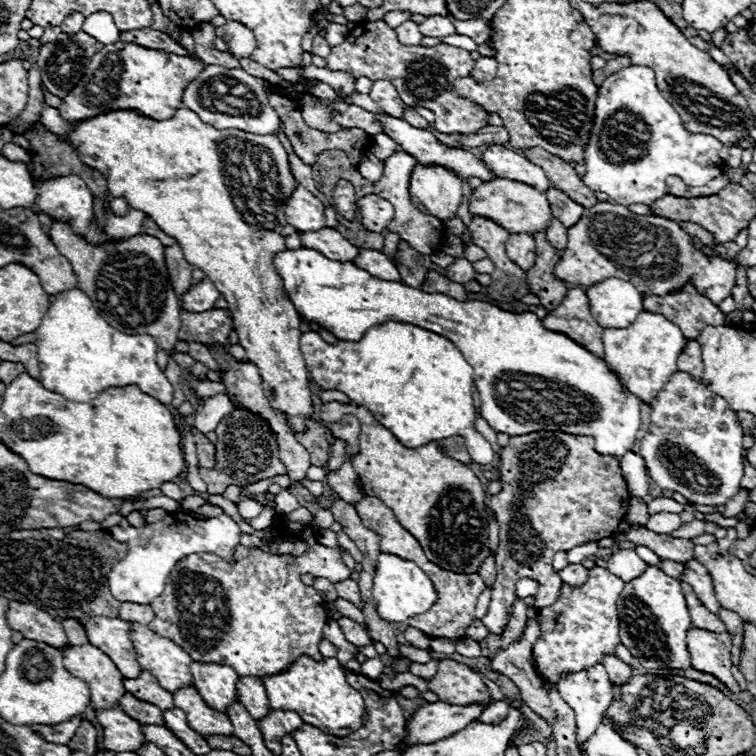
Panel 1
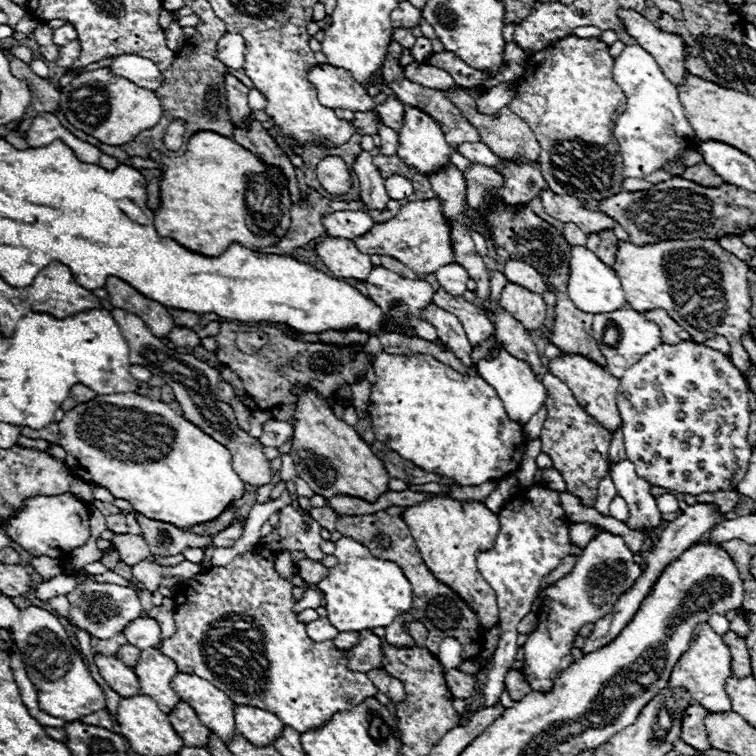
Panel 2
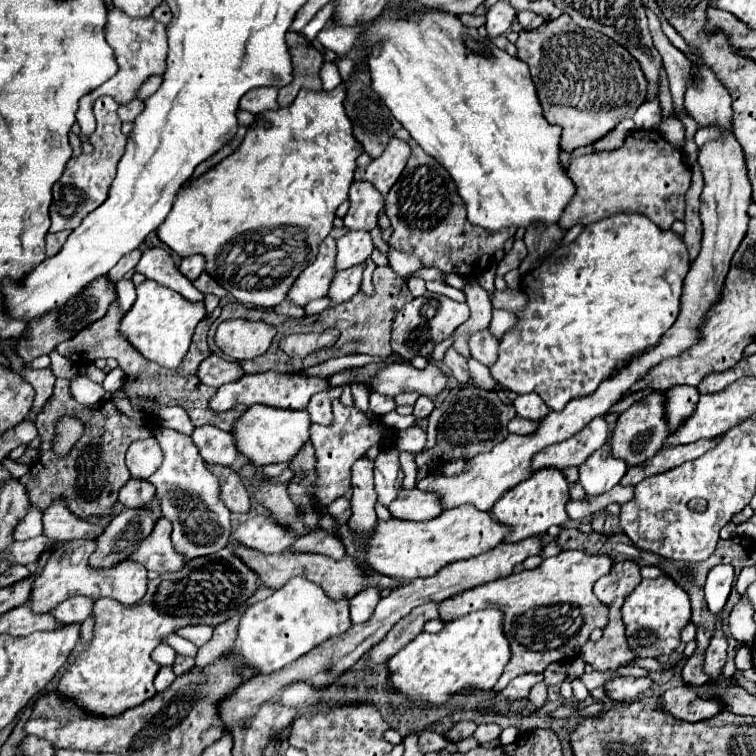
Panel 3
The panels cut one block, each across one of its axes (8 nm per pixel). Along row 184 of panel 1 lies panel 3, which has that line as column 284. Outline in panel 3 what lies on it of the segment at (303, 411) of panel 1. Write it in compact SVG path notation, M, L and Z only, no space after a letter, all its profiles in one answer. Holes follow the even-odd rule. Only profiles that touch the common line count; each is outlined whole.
M340 84L334 92L302 90L292 106L268 110L248 126L240 148L210 168L196 180L188 180L176 194L172 210L164 224L156 228L160 242L164 242L180 258L202 254L206 268L218 284L226 288L238 302L254 304L258 308L278 306L294 280L312 260L316 260L318 244L330 234L336 208L348 198L356 158L362 154L352 136L352 122L344 112L346 86ZM276 228L298 228L300 232L268 232Z

